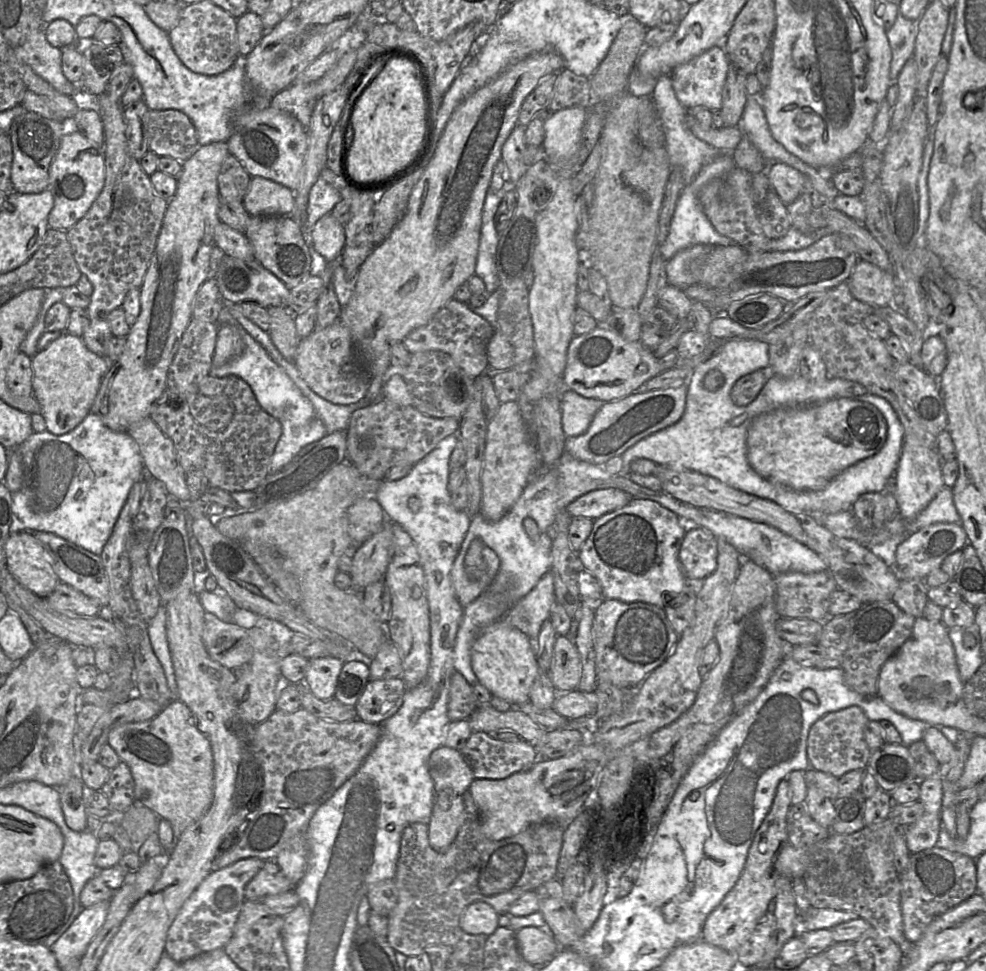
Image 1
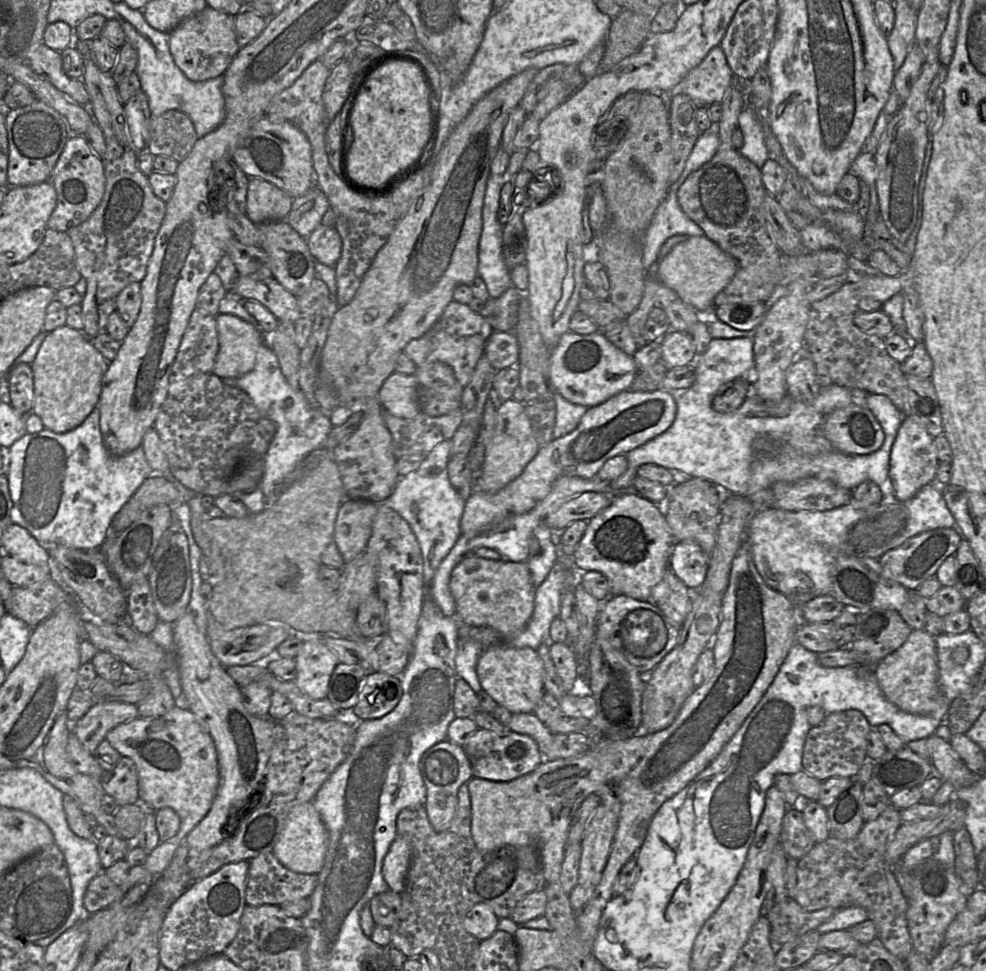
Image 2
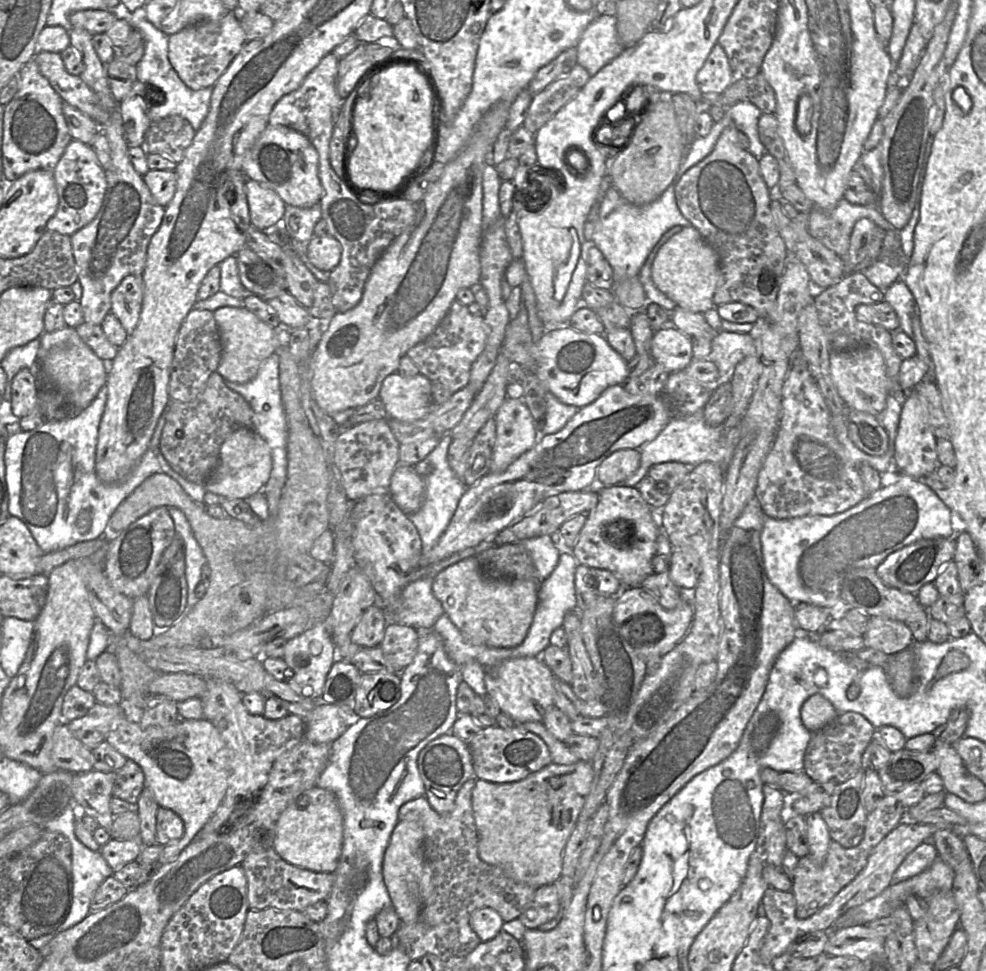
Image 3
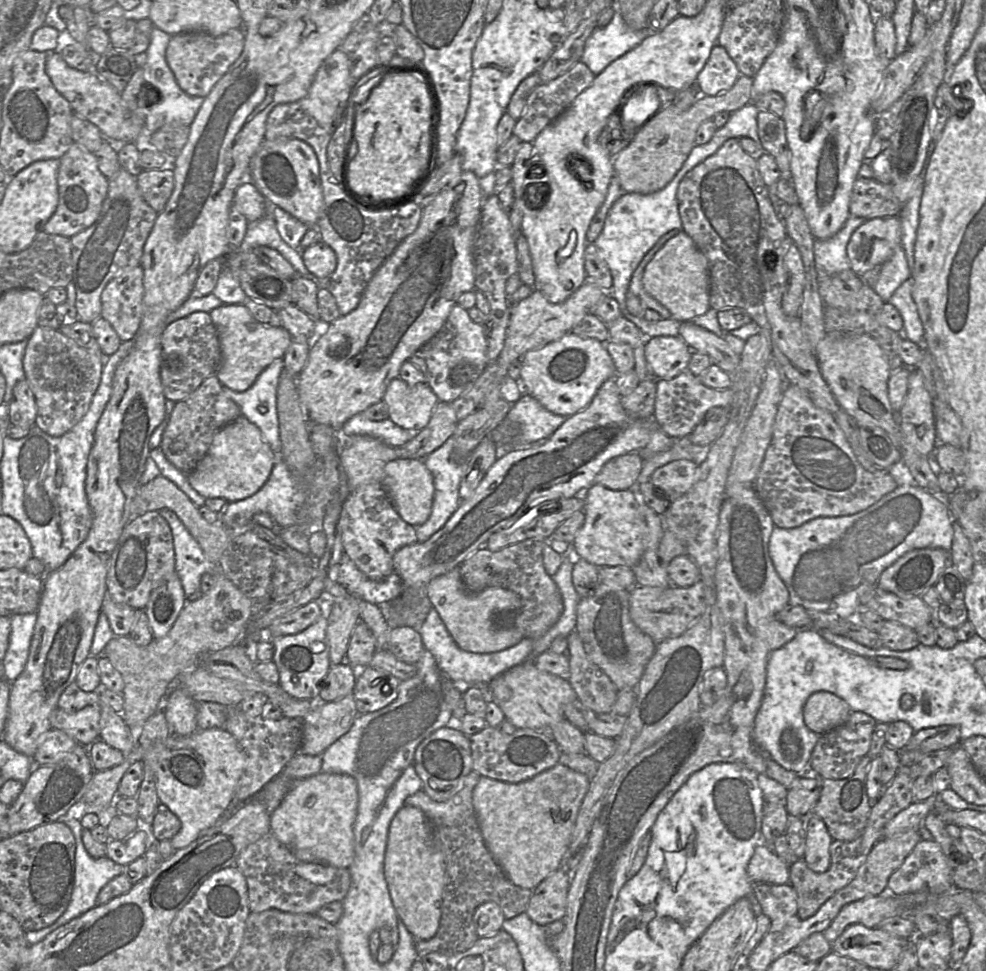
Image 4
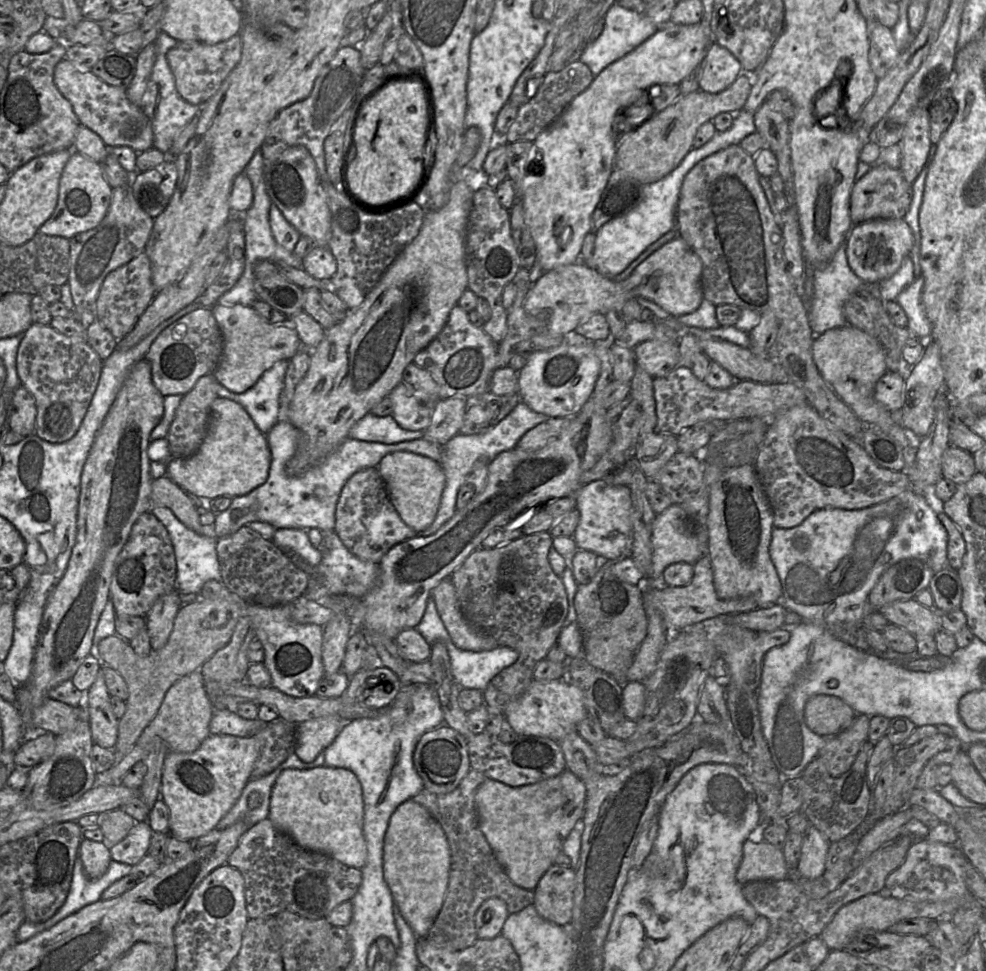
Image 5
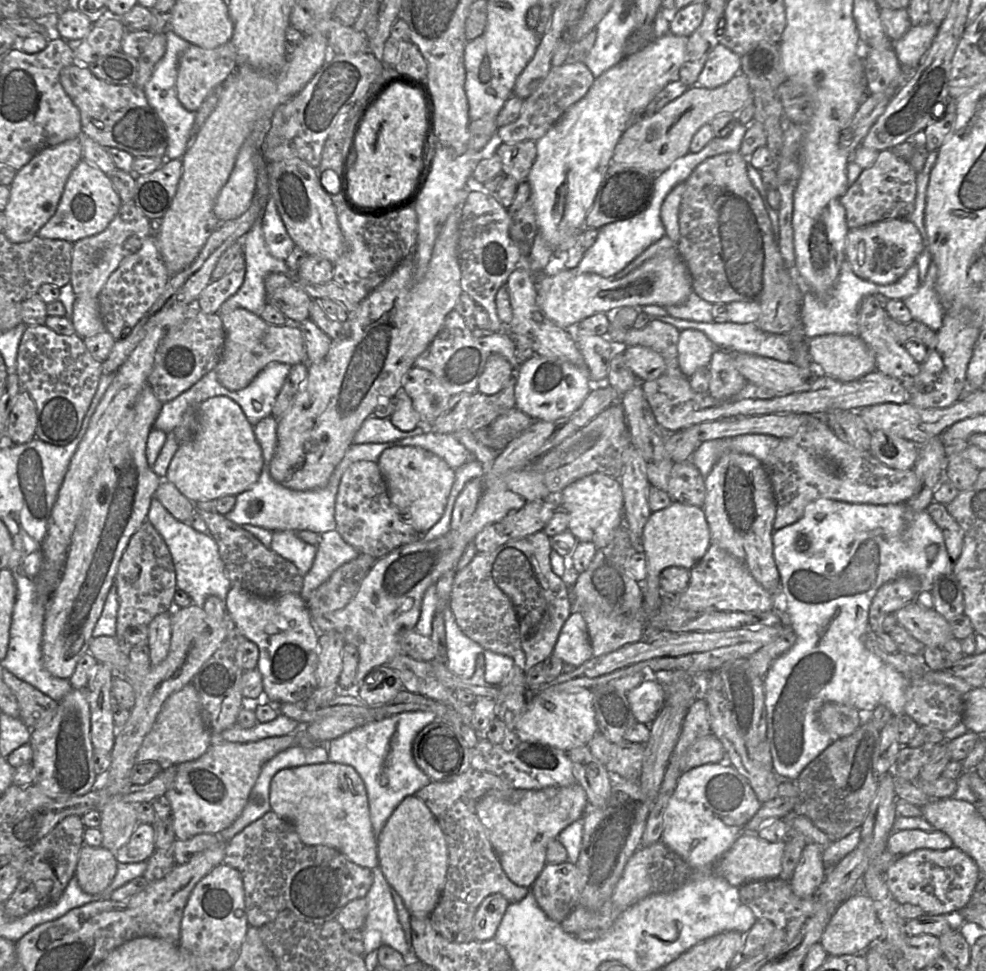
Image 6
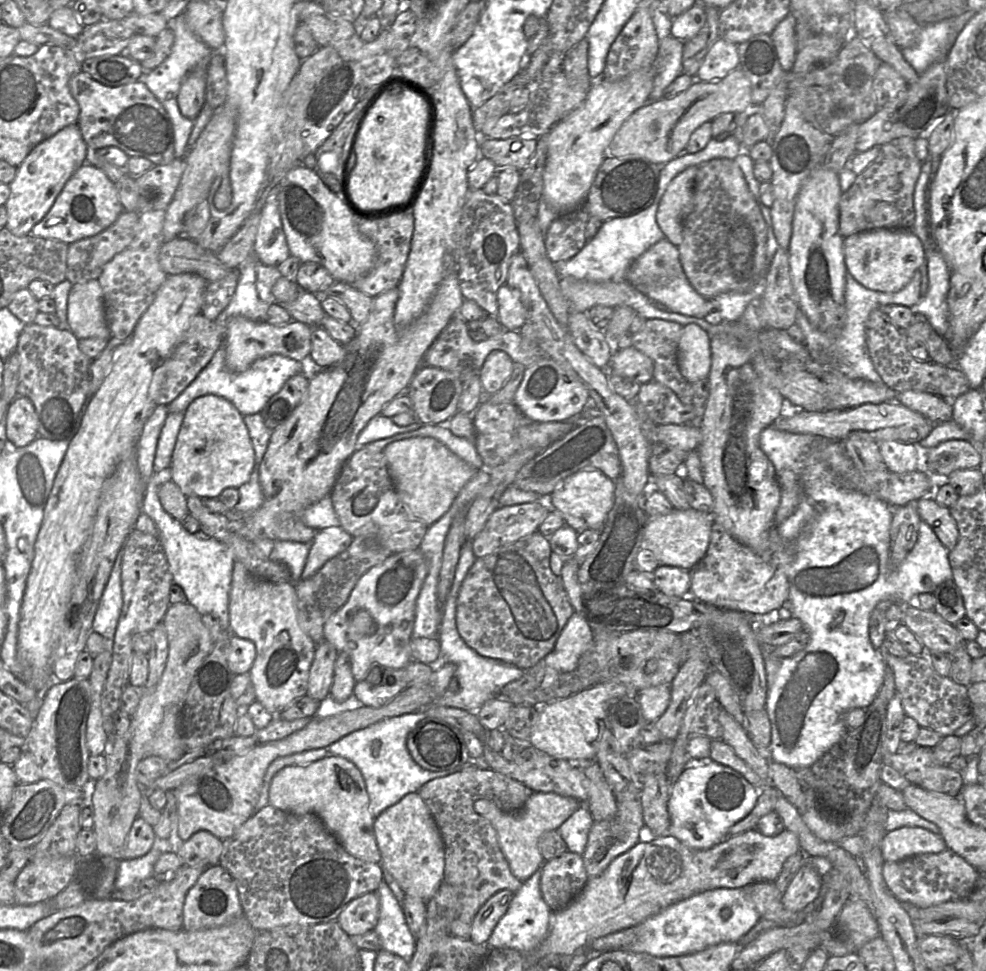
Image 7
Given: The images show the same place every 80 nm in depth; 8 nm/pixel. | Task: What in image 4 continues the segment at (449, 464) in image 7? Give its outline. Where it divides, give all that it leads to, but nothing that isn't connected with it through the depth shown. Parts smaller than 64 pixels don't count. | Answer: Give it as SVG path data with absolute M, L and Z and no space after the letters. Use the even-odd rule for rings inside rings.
M397 458L386 463L382 476L382 485L400 517L412 526L425 523L430 517L435 493L432 473L423 459Z

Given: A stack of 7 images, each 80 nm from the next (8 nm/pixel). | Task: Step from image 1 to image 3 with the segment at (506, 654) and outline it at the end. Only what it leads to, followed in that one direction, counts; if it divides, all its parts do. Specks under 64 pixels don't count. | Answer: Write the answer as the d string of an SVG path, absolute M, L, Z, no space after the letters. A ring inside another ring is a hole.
M519 657L501 661L485 669L484 682L487 694L506 713L522 724L542 722L546 712L554 705L554 682L556 676L540 657Z

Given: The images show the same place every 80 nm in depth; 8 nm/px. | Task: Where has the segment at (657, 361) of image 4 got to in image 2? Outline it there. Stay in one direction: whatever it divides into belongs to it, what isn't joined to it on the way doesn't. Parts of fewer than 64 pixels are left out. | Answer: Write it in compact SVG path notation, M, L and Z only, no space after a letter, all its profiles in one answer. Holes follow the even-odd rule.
M668 331L662 337L661 348L661 360L668 368L668 371L685 366L699 356L696 354L693 339L688 332Z

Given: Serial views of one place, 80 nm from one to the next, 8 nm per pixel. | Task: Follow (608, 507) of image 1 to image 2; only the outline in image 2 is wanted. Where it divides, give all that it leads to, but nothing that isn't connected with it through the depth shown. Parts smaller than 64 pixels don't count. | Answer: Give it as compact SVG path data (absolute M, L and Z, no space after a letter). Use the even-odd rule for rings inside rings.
M587 491L562 504L549 514L544 522L551 530L563 530L575 520L589 521L607 508L614 498L613 494Z

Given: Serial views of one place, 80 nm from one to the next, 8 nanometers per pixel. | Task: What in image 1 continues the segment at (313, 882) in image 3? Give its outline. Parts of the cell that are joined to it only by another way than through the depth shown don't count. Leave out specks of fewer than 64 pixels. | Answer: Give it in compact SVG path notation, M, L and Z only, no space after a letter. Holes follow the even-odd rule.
M265 860L264 866L247 883L245 899L261 901L267 896L292 891L295 885L284 875L275 860Z

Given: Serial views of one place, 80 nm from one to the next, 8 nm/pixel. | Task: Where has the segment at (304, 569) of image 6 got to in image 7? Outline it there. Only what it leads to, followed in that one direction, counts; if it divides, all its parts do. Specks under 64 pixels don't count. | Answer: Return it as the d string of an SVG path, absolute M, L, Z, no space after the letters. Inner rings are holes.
M275 541L269 558L272 561L285 564L291 572L291 580L301 579L311 543L292 541Z

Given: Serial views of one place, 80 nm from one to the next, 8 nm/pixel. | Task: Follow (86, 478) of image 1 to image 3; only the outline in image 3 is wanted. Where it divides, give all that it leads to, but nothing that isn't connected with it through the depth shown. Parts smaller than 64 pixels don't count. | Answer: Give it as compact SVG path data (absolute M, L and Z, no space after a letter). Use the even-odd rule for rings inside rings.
M104 385L95 399L75 417L44 421L34 430L21 431L6 439L8 512L27 526L44 554L105 536L109 519L117 507L144 480L161 473L156 457L158 450L148 448L123 481L106 483L99 479L95 471L95 453L106 400Z

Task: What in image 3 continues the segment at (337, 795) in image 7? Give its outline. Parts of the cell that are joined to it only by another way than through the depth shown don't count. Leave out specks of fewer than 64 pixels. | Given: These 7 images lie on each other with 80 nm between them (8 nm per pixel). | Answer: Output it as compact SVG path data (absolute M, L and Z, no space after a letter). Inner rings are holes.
M317 785L298 796L280 815L273 848L286 862L315 872L333 873L342 852L344 821L336 796Z

